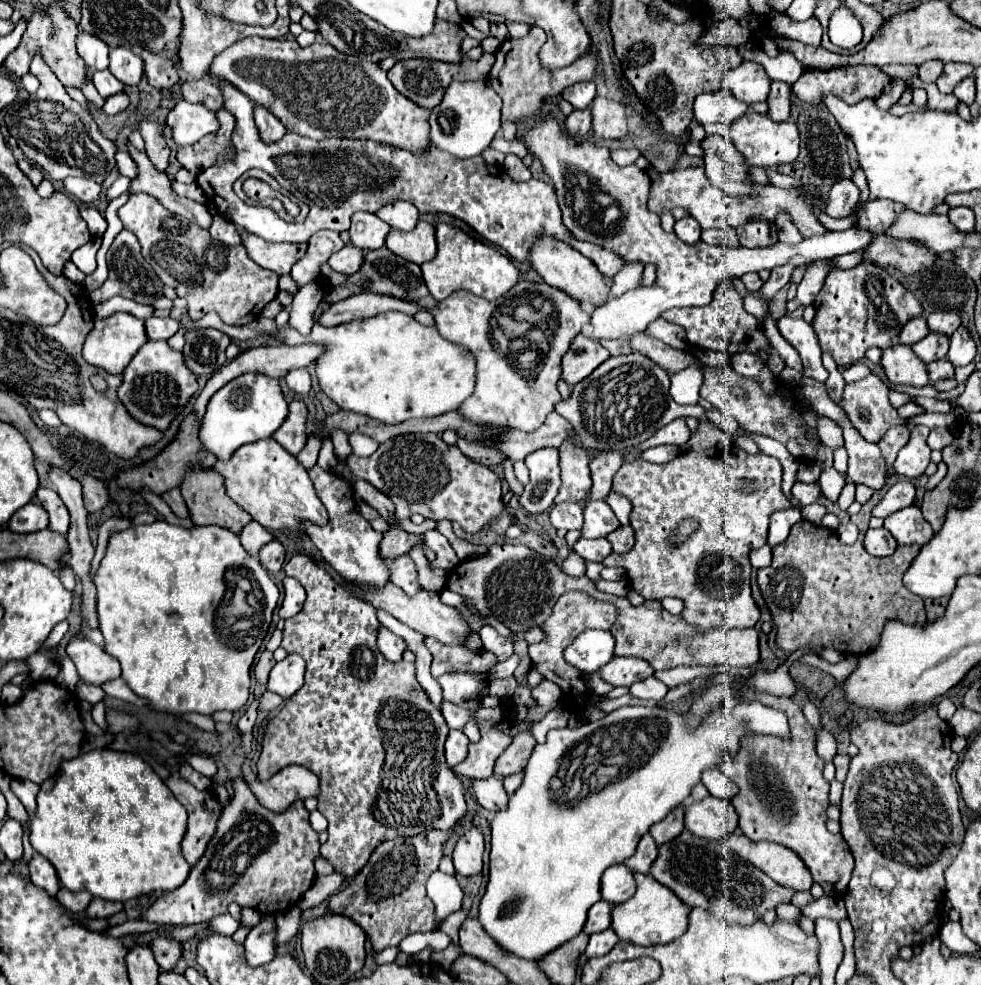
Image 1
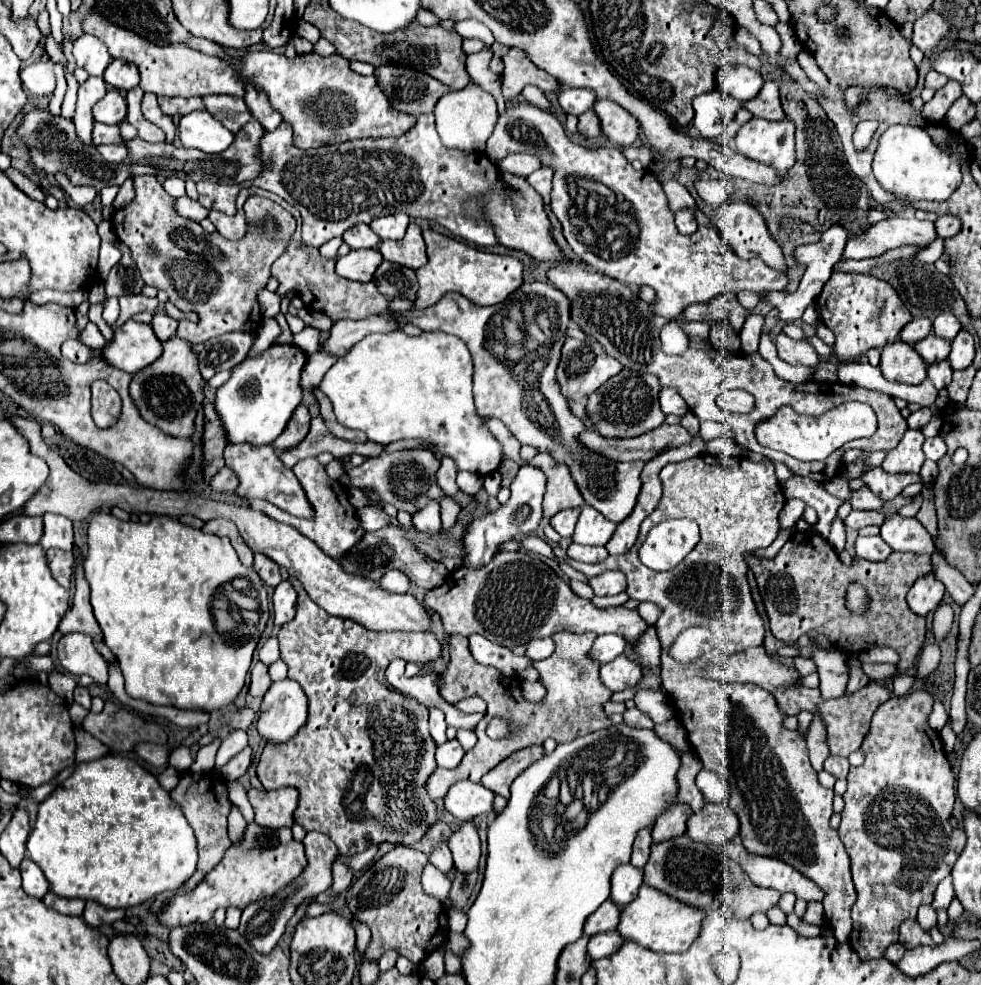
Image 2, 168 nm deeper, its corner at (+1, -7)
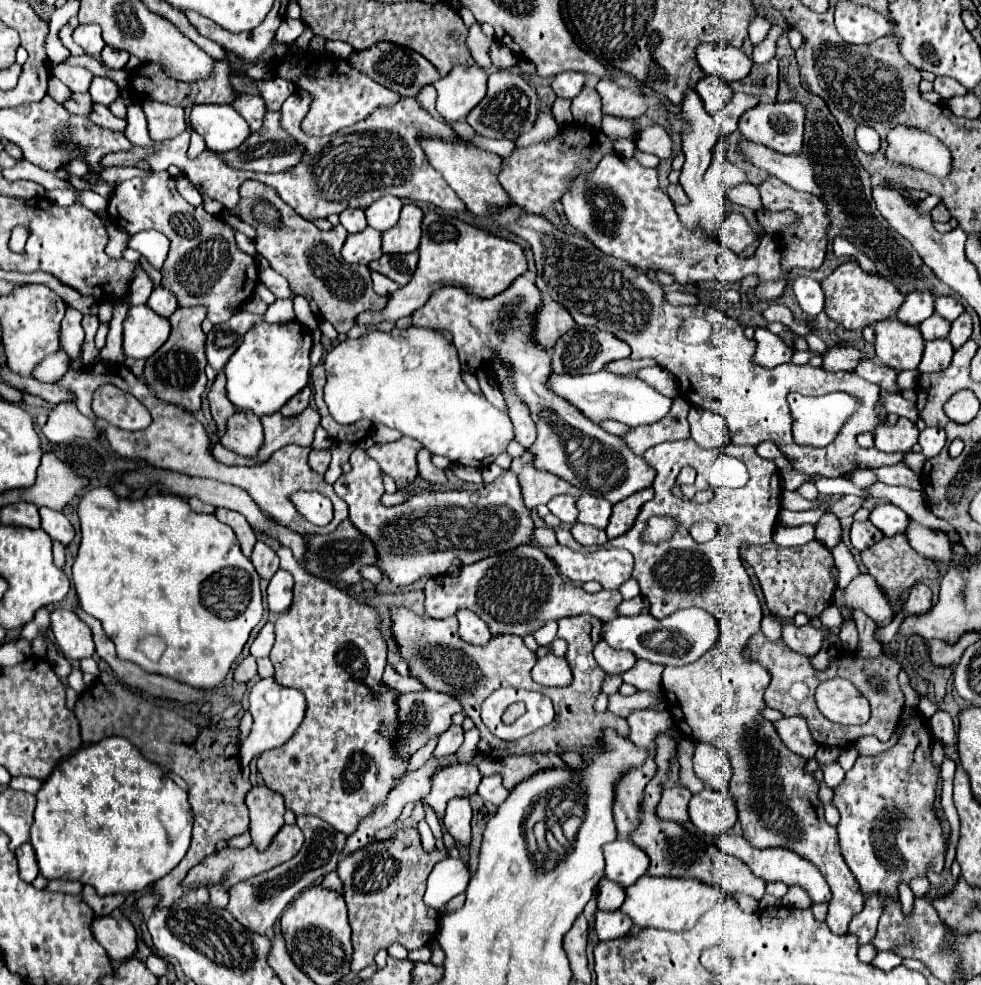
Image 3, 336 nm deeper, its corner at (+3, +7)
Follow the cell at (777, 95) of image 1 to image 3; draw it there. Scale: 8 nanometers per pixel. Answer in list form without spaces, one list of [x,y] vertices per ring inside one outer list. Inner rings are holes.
[[[772,59],[764,65],[754,65],[744,79],[730,83],[730,87],[734,91],[756,95],[762,101],[774,101],[778,93],[778,61]]]

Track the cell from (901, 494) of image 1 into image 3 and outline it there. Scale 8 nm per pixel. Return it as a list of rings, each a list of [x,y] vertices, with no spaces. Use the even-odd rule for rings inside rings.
[[[846,495],[846,497],[838,499],[828,511],[830,511],[832,515],[836,515],[838,519],[842,519],[842,517],[850,517],[850,515],[854,515],[856,509],[862,507],[862,503],[864,503],[864,499],[854,497],[854,495]]]

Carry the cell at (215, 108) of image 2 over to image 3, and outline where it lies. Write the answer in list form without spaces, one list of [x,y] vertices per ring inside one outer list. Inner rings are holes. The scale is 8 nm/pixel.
[[[240,95],[234,105],[232,105],[250,125],[252,131],[258,131],[262,127],[262,119],[266,113],[266,103],[262,97],[254,97],[254,95]]]

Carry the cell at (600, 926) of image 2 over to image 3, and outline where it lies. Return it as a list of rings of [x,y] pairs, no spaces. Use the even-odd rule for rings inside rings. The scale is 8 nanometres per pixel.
[[[604,877],[598,885],[598,909],[602,911],[616,911],[624,903],[624,889]]]

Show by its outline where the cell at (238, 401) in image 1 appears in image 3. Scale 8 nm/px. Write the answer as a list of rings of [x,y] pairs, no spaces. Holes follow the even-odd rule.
[[[258,323],[250,327],[244,335],[242,345],[230,357],[224,367],[228,399],[236,409],[250,409],[258,417],[270,415],[282,409],[282,405],[302,391],[310,377],[310,349],[312,349],[312,331],[298,323]]]

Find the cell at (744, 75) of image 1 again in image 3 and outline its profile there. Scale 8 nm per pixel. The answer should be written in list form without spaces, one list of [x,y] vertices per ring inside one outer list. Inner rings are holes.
[[[702,43],[696,49],[696,61],[704,75],[716,75],[726,83],[744,79],[752,69],[752,61],[744,55],[744,51],[732,45]]]

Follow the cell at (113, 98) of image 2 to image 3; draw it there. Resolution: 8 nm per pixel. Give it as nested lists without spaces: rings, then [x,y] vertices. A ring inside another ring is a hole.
[[[94,77],[88,93],[92,95],[92,101],[102,103],[102,105],[110,105],[118,97],[118,87],[110,79]]]

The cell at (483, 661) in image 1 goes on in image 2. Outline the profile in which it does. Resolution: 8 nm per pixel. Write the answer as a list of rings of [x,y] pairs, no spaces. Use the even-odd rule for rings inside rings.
[[[288,577],[288,581],[292,583],[292,587],[298,593],[298,611],[294,621],[282,625],[280,633],[278,633],[278,641],[280,641],[280,657],[288,663],[288,677],[296,679],[306,697],[308,697],[308,719],[306,723],[298,729],[298,733],[286,741],[286,743],[266,743],[260,761],[258,761],[258,779],[262,781],[264,789],[278,789],[278,787],[296,787],[300,791],[300,801],[298,801],[298,809],[294,813],[296,821],[306,829],[306,831],[324,831],[334,845],[338,847],[338,853],[342,855],[354,855],[360,853],[364,849],[368,849],[370,845],[382,845],[382,843],[394,843],[394,845],[412,845],[416,841],[420,841],[426,831],[438,821],[436,817],[436,801],[428,795],[426,783],[428,777],[434,773],[434,769],[438,767],[434,753],[436,753],[436,741],[432,739],[432,735],[428,733],[428,709],[416,701],[410,695],[404,695],[400,691],[396,691],[394,687],[390,687],[390,683],[384,677],[384,671],[388,667],[388,663],[396,657],[406,657],[406,653],[412,653],[410,661],[432,661],[438,659],[442,655],[442,643],[438,641],[434,633],[414,633],[414,635],[406,635],[406,633],[378,633],[378,631],[368,631],[366,627],[362,627],[360,623],[354,623],[352,619],[342,619],[342,617],[334,617],[328,615],[326,611],[322,611],[322,607],[318,607],[302,589],[302,583],[298,579]]]

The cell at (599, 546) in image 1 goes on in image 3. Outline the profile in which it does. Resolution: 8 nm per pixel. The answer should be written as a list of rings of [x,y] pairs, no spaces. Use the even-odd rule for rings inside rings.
[[[576,523],[572,527],[572,535],[584,547],[602,547],[608,541],[608,537],[606,537],[606,533],[602,529],[596,529],[596,527],[584,525],[584,523]]]

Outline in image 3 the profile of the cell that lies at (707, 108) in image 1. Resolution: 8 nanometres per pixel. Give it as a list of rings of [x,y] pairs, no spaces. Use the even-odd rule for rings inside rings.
[[[714,75],[702,77],[696,85],[696,91],[710,115],[724,109],[724,105],[732,99],[732,89],[728,87],[728,83],[724,83],[720,77],[714,77]]]

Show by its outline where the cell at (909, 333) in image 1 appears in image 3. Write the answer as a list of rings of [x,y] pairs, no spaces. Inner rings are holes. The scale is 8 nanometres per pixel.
[[[912,291],[898,309],[898,319],[906,325],[920,325],[934,313],[934,297],[928,291]]]

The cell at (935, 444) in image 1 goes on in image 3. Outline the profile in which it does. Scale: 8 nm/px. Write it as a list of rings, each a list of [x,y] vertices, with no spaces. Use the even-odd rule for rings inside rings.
[[[928,427],[920,433],[918,443],[922,445],[922,453],[926,459],[936,457],[942,451],[942,447],[946,445],[946,433],[940,427]]]

